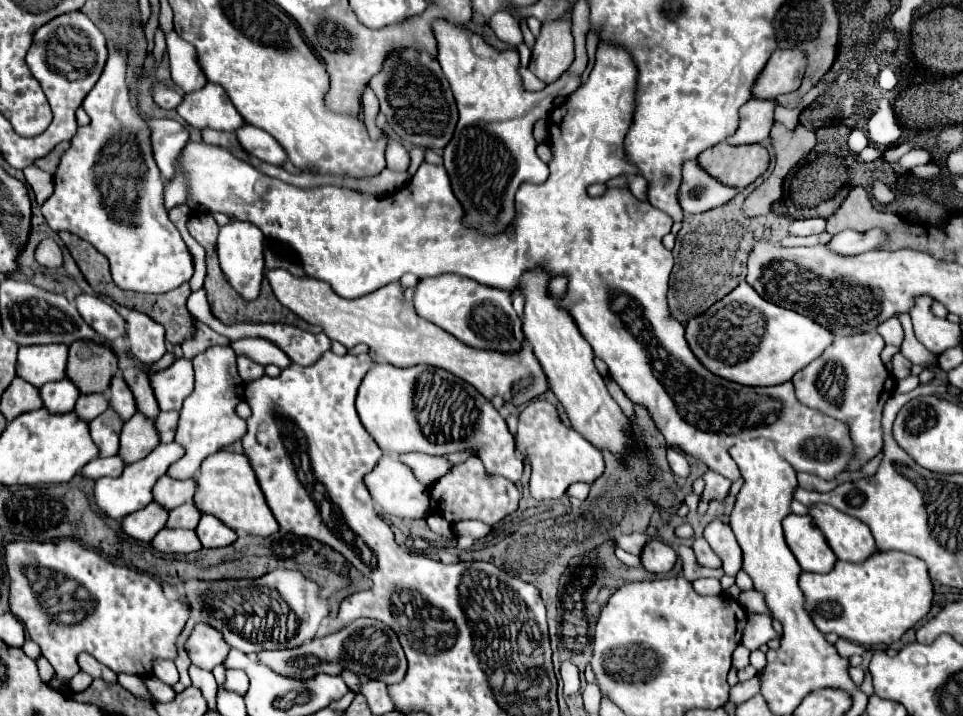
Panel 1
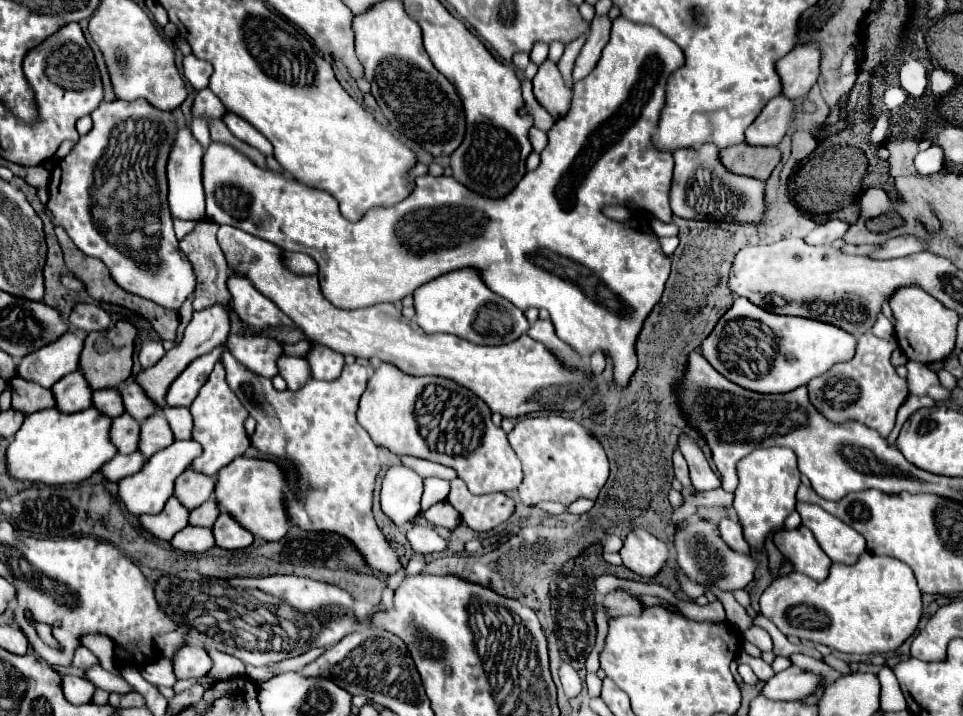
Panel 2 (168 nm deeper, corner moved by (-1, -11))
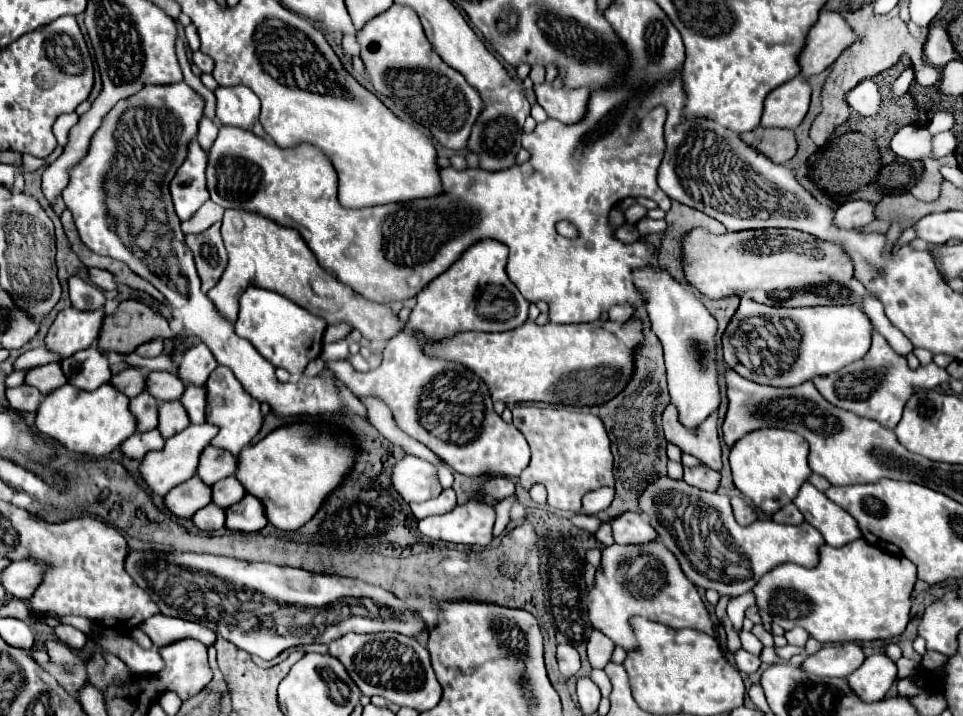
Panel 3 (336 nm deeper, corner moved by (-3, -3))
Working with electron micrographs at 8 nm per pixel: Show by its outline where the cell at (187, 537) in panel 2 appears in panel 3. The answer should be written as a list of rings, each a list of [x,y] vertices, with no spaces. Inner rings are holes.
[[[208,504],[192,516],[192,522],[196,528],[206,530],[206,532],[220,530],[220,528],[224,528],[224,510],[214,504]]]

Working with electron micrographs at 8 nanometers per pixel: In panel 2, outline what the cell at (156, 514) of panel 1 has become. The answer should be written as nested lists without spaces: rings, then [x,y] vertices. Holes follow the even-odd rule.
[[[172,496],[160,514],[144,514],[140,522],[156,538],[172,540],[176,532],[188,526],[188,514],[190,510],[178,498]]]

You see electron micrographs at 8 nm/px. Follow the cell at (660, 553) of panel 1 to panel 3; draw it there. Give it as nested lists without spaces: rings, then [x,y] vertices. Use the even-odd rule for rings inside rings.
[[[626,512],[618,518],[614,518],[610,524],[614,530],[616,544],[628,546],[628,544],[648,544],[648,542],[658,540],[656,530],[634,512]]]

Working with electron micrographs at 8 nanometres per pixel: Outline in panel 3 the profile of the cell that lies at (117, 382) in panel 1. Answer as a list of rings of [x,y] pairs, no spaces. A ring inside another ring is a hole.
[[[148,372],[146,376],[146,392],[162,402],[178,400],[182,390],[182,380],[178,380],[172,372]]]

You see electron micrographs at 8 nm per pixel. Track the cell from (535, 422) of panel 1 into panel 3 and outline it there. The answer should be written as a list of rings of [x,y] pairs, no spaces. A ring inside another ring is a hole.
[[[518,404],[512,408],[512,414],[514,426],[524,434],[532,450],[532,460],[520,474],[520,486],[524,490],[530,490],[534,484],[544,484],[552,508],[578,512],[580,500],[586,492],[614,486],[610,438],[598,416],[568,412],[564,408],[540,410],[532,404]]]

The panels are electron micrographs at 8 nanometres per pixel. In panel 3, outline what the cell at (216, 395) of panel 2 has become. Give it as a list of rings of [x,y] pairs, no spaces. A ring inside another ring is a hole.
[[[218,366],[210,374],[210,378],[206,382],[206,406],[208,406],[206,422],[218,428],[218,434],[210,444],[216,448],[222,448],[222,450],[228,450],[234,456],[238,456],[238,452],[244,446],[248,446],[248,442],[258,434],[258,430],[262,426],[260,404],[242,390],[242,384],[234,378],[234,374],[226,366]]]

